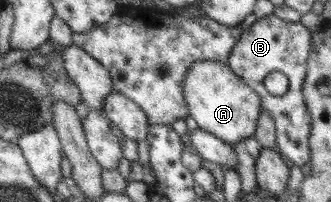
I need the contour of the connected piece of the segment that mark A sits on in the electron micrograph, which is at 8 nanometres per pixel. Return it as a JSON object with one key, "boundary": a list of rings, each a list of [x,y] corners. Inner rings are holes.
{"boundary":[[[200,61],[191,65],[183,81],[187,110],[198,127],[233,146],[240,140],[253,137],[257,119],[262,113],[260,96],[243,82],[228,64],[217,61]]]}

